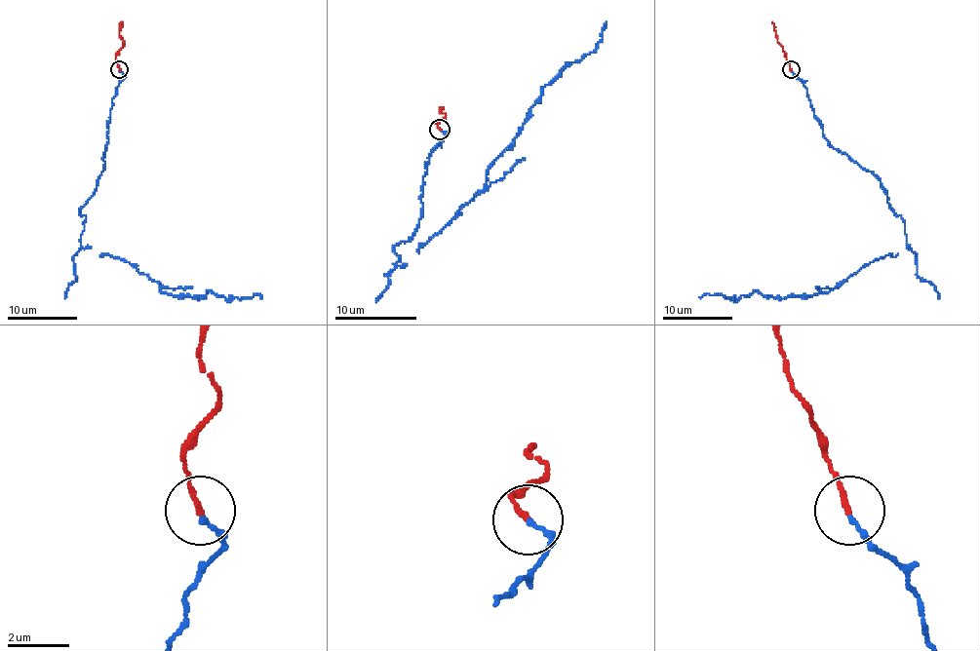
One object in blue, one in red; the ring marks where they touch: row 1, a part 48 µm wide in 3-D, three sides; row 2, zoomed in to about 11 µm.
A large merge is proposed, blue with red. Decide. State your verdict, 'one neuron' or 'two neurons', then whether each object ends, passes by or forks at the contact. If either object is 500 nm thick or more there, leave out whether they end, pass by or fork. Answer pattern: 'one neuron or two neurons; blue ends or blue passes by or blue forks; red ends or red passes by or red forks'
one neuron; blue ends; red ends

